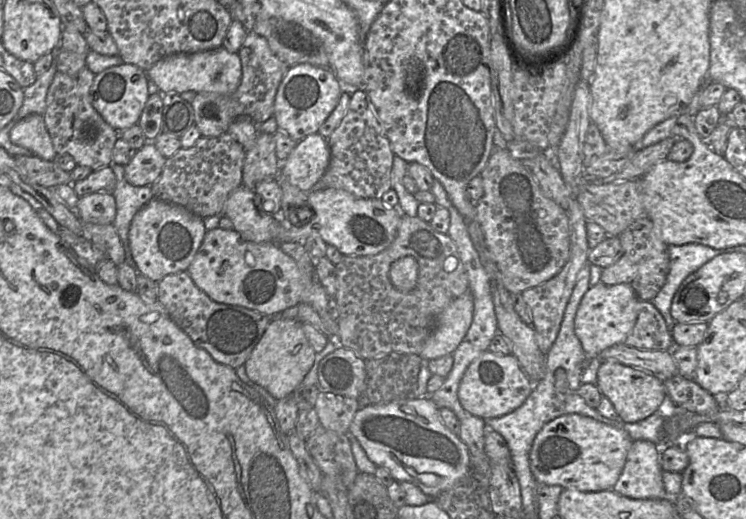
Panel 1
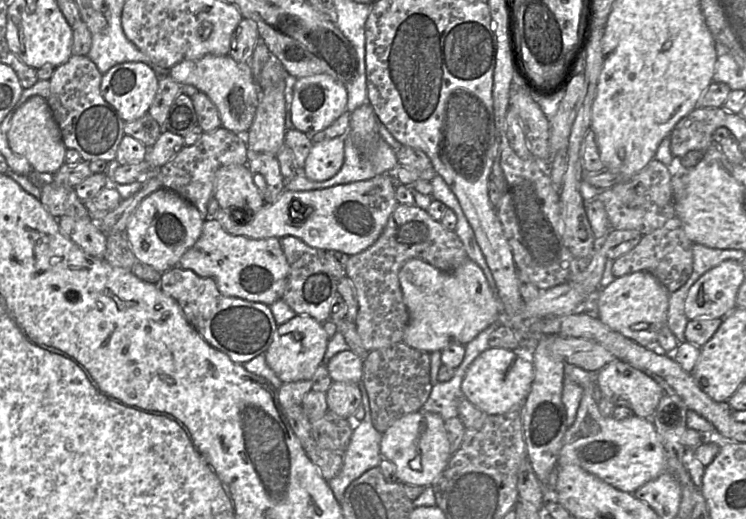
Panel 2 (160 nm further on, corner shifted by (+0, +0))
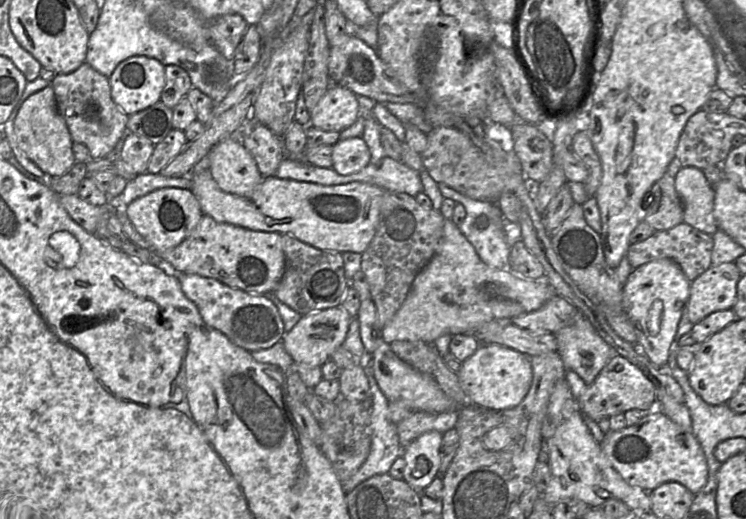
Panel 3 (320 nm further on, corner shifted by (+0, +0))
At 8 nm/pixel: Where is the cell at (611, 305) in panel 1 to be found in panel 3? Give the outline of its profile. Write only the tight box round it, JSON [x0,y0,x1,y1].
[623,258,691,366]

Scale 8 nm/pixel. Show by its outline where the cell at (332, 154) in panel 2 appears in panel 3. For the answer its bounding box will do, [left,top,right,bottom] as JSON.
[332,137,371,175]

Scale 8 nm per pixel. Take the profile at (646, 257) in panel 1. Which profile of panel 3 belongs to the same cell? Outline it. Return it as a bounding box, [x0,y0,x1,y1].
[626,222,712,282]

